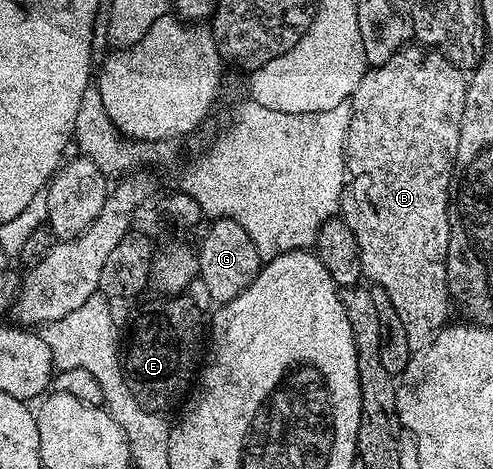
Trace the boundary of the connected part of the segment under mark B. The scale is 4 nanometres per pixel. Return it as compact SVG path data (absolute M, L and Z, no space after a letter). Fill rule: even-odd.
M408 44L380 66L372 66L350 96L352 108L346 145L346 187L339 211L357 240L363 273L374 285L389 292L397 314L411 323L414 351L429 348L439 331L448 325L447 249L449 216L447 198L457 160L461 116L465 112L467 78L441 51L422 44Z

